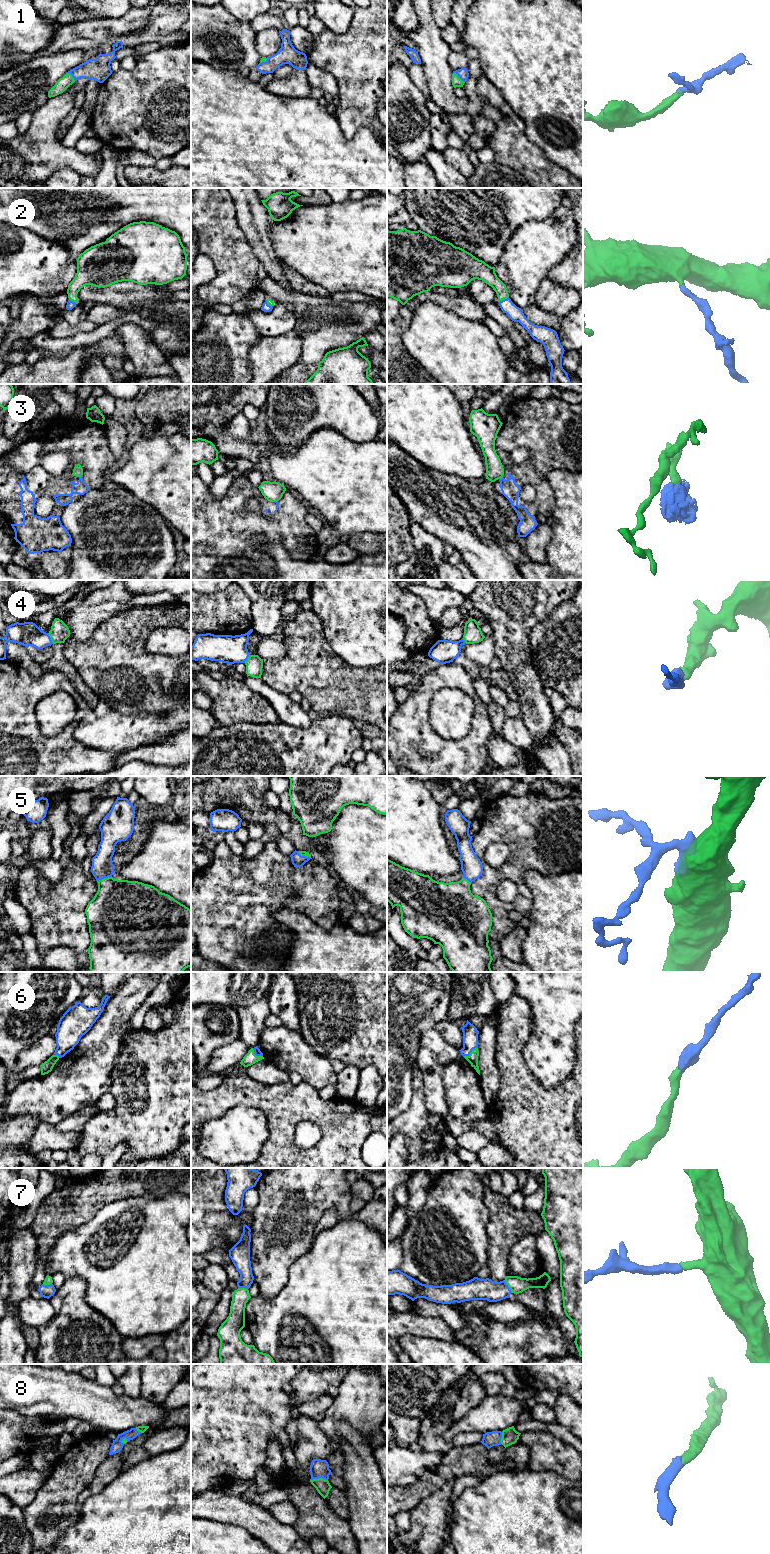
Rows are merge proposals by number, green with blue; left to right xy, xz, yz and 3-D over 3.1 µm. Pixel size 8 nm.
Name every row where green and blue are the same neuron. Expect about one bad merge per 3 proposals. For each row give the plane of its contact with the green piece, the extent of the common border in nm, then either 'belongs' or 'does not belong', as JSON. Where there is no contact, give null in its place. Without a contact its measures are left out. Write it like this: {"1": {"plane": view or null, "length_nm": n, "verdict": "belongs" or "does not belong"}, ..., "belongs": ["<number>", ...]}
{"1": {"plane": "yz", "length_nm": 130, "verdict": "belongs"}, "2": {"plane": "yz", "length_nm": 90, "verdict": "belongs"}, "3": {"plane": "xy", "length_nm": 30, "verdict": "does not belong"}, "4": {"plane": "xy", "length_nm": 100, "verdict": "belongs"}, "5": {"plane": "xy", "length_nm": 130, "verdict": "belongs"}, "6": {"plane": "yz", "length_nm": 140, "verdict": "belongs"}, "7": {"plane": "yz", "length_nm": 130, "verdict": "belongs"}, "8": {"plane": "xz", "length_nm": 140, "verdict": "belongs"}, "belongs": ["1", "2", "4", "5", "6", "7", "8"]}

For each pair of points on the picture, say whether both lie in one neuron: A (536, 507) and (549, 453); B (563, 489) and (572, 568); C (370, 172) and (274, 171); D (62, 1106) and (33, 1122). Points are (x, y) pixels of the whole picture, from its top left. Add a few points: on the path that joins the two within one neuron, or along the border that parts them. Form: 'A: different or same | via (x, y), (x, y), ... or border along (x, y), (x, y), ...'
A: same | via (541, 494), (541, 466)
B: same | via (572, 509), (572, 548)
C: same | via (346, 172), (298, 172)
D: different | border along (16, 1115), (36, 1115), (41, 1120)

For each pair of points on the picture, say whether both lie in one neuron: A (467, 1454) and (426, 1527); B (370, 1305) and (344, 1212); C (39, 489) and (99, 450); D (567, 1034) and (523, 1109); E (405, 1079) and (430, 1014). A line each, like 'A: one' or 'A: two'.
A: two
B: two
C: one
D: two
E: one

